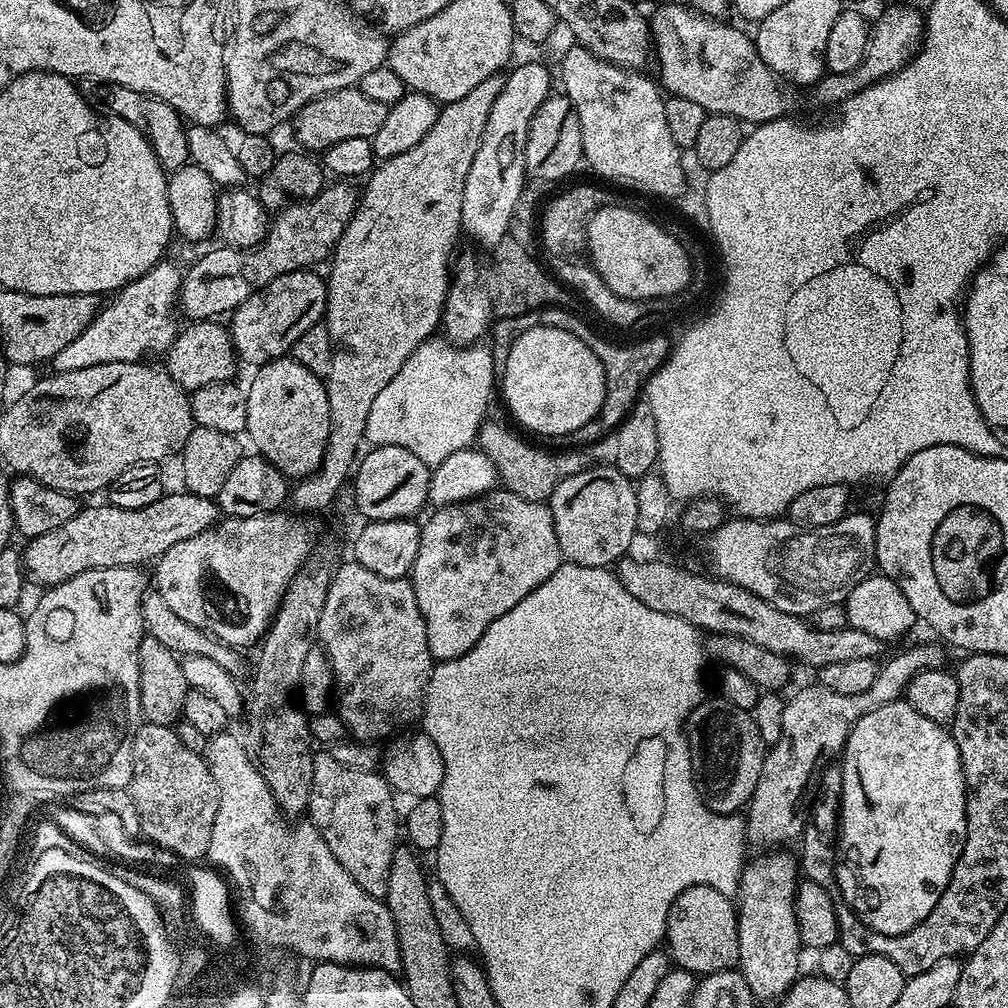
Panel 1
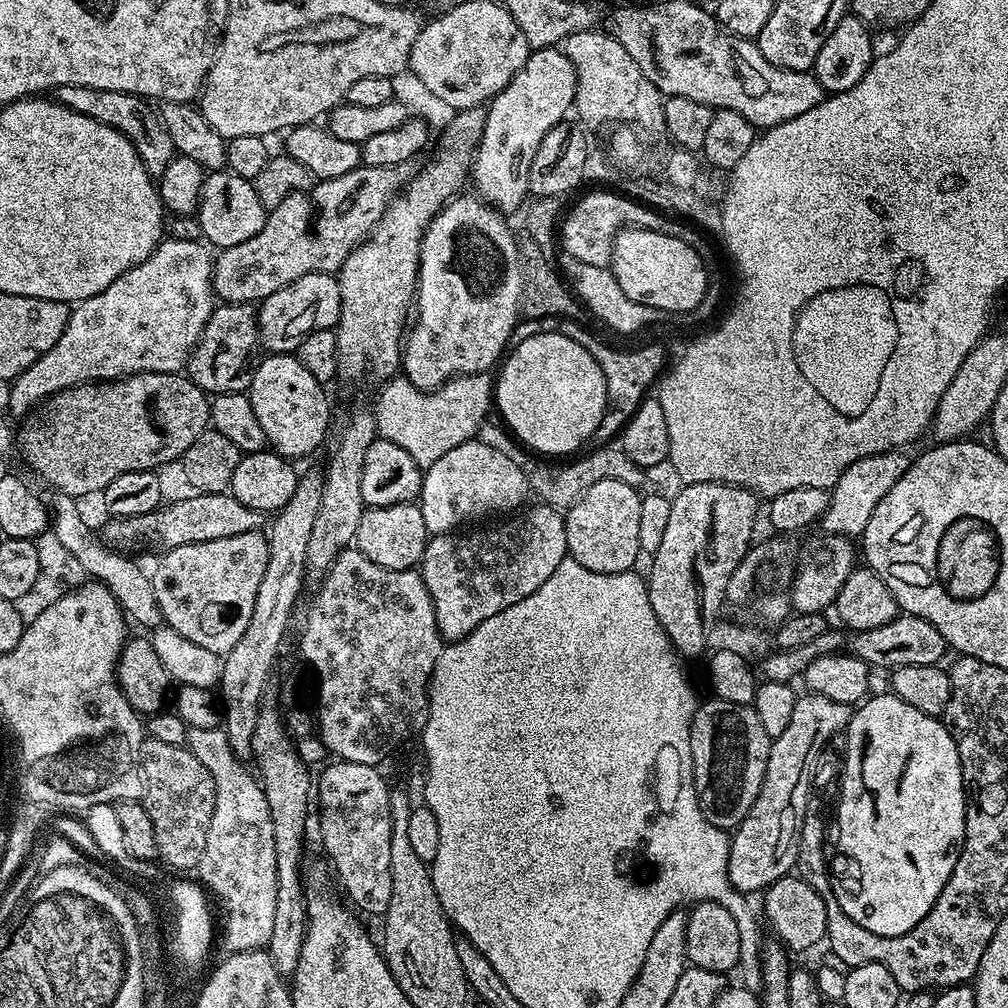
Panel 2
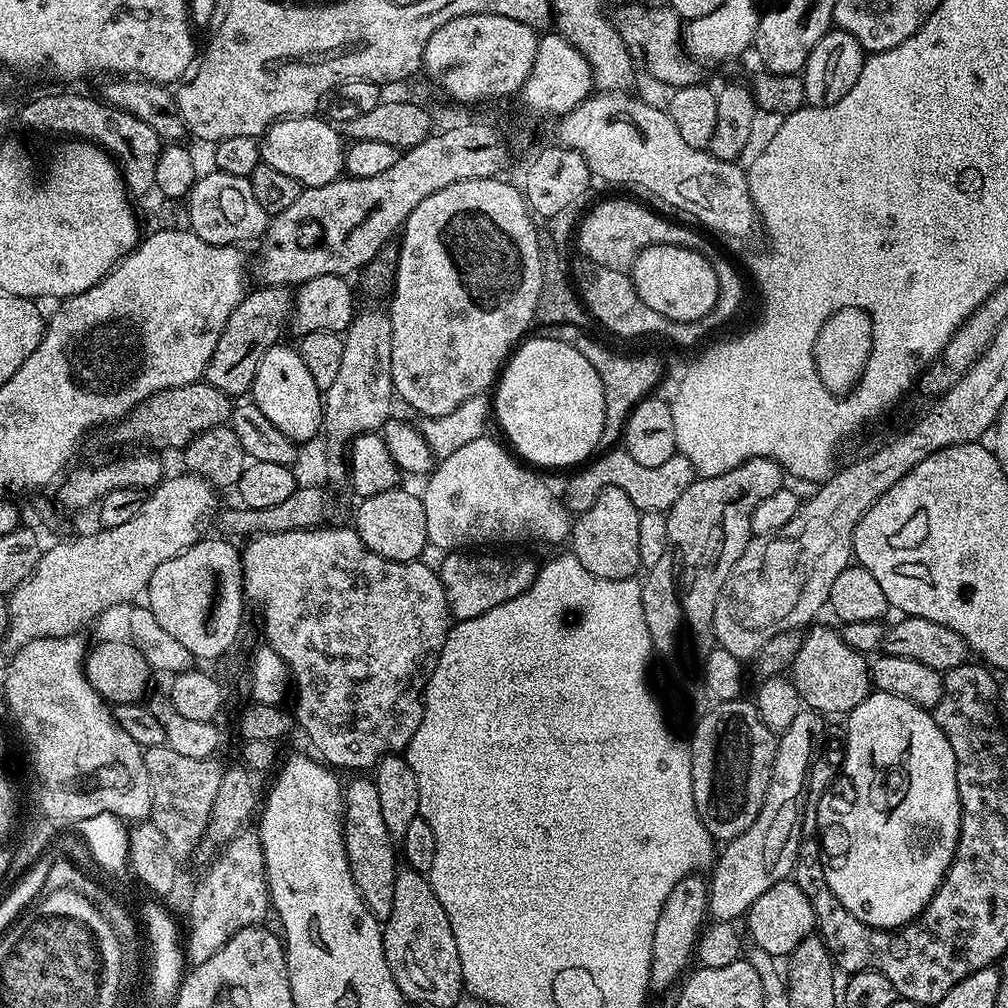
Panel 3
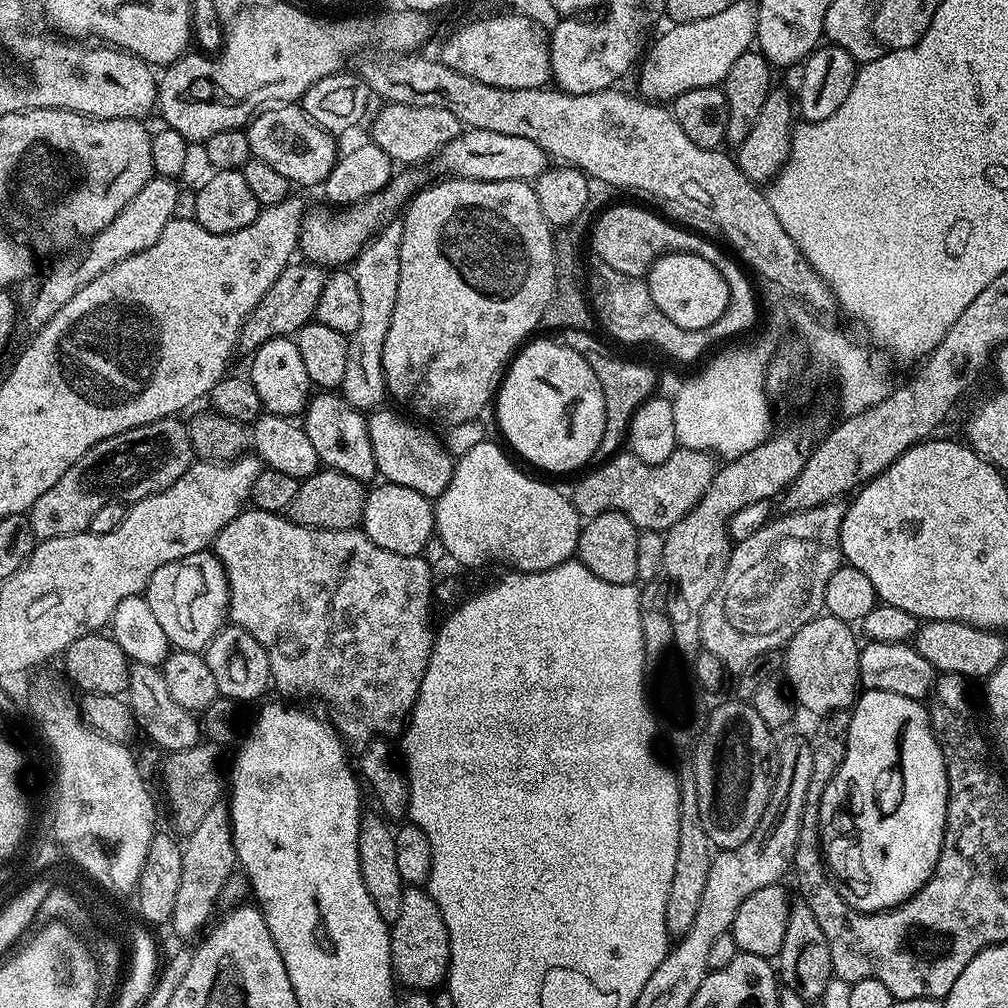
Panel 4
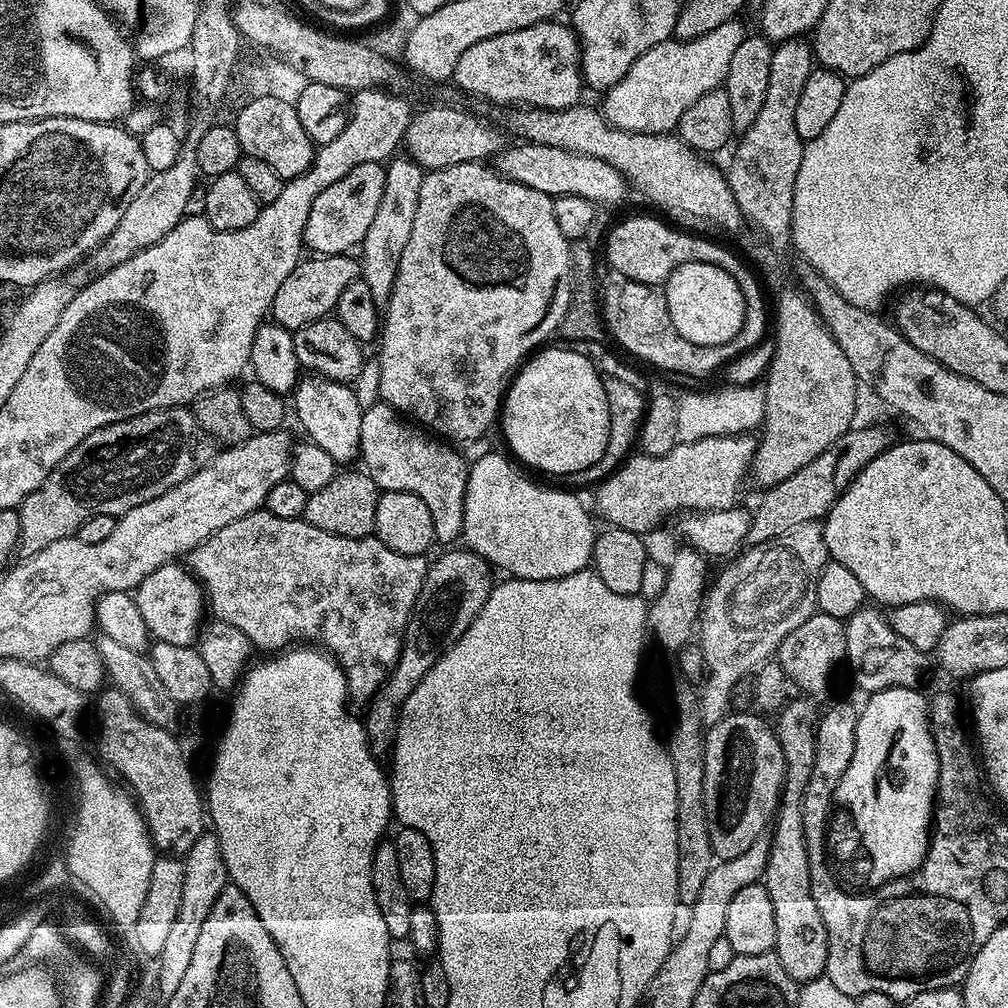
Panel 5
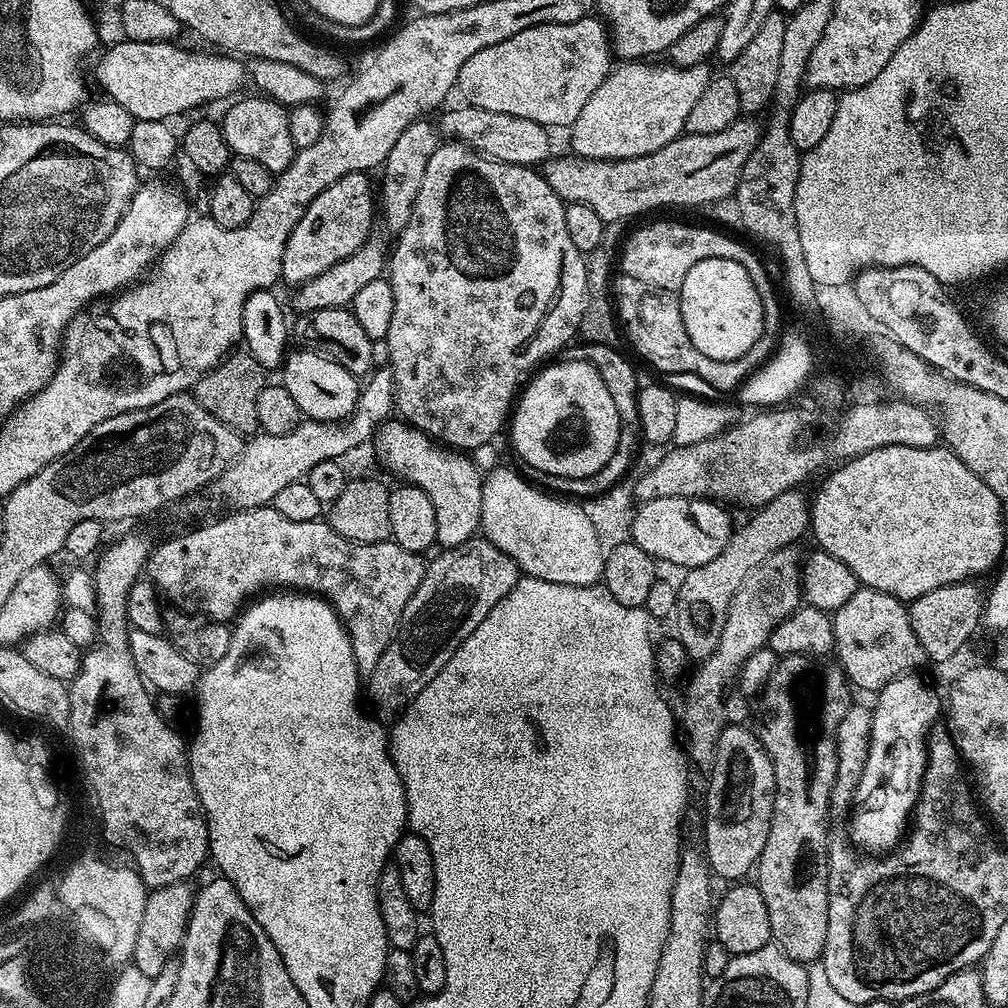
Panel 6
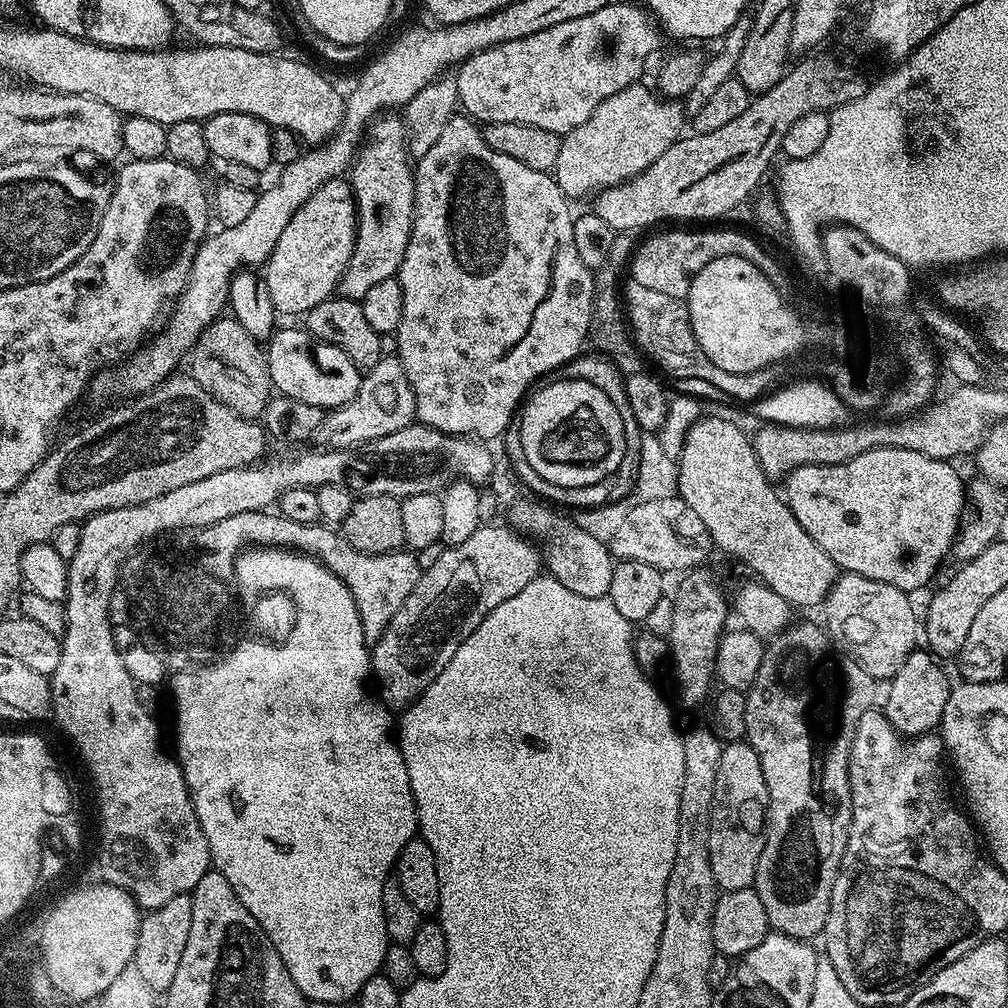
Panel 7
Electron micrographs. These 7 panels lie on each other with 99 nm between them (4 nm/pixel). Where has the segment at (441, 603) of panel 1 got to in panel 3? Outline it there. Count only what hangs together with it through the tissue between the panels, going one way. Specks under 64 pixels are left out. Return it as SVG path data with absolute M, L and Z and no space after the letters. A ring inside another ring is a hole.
M452 550L438 565L438 573L445 588L446 602L456 620L478 618L510 598L518 598L534 582L538 564L524 556L475 556L472 550Z

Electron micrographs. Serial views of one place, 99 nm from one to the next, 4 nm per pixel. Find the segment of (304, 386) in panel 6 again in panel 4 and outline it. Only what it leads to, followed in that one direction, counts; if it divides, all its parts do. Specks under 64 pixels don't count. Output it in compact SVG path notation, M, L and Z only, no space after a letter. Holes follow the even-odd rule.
M332 390L317 391L309 399L308 407L302 416L304 433L314 445L323 467L333 468L342 474L350 474L350 478L372 482L377 479L378 473L367 426L365 413L361 409L350 407L344 401L343 395Z

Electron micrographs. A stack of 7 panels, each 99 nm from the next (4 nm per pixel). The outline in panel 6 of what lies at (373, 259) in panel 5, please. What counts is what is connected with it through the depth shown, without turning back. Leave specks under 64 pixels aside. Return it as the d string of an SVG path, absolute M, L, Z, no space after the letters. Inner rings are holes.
M427 119L416 120L406 130L402 130L402 135L398 142L394 142L390 154L384 159L382 173L384 178L378 184L378 208L384 211L384 224L398 234L410 222L410 214L414 210L414 198L418 198L418 189L422 187L422 178L426 174L426 166L430 163L430 154L438 147L438 128L435 123L427 124Z

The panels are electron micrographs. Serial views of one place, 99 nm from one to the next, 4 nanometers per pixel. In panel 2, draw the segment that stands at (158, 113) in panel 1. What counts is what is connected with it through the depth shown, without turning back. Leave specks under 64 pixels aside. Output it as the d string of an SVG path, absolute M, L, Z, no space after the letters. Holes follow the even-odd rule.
M62 86L55 89L54 99L78 114L86 114L122 133L132 143L134 150L138 150L146 170L153 178L166 174L166 166L170 166L173 156L177 155L174 142L170 142L170 134L166 134L166 126L145 97L118 90L94 90L90 86Z

